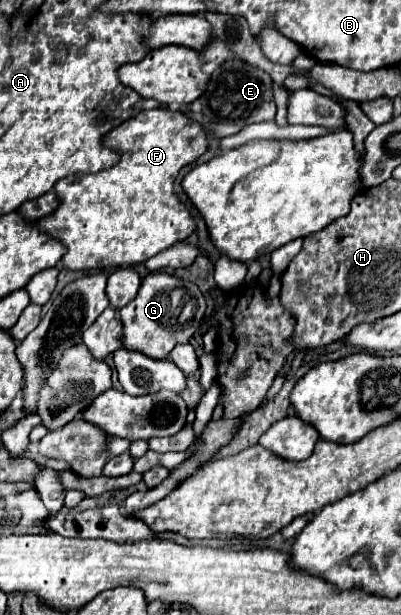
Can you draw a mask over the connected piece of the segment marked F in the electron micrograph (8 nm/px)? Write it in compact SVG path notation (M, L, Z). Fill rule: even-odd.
M164 107L148 111L144 109L132 121L124 121L120 127L110 131L104 141L108 147L120 151L120 163L114 169L106 169L96 175L72 175L60 179L56 183L60 209L42 221L36 221L44 233L66 245L68 253L62 257L62 265L70 271L138 265L174 243L188 239L196 229L196 221L192 219L190 211L174 193L174 181L182 167L194 163L208 151L208 135L200 123L194 123L184 113L174 113Z

